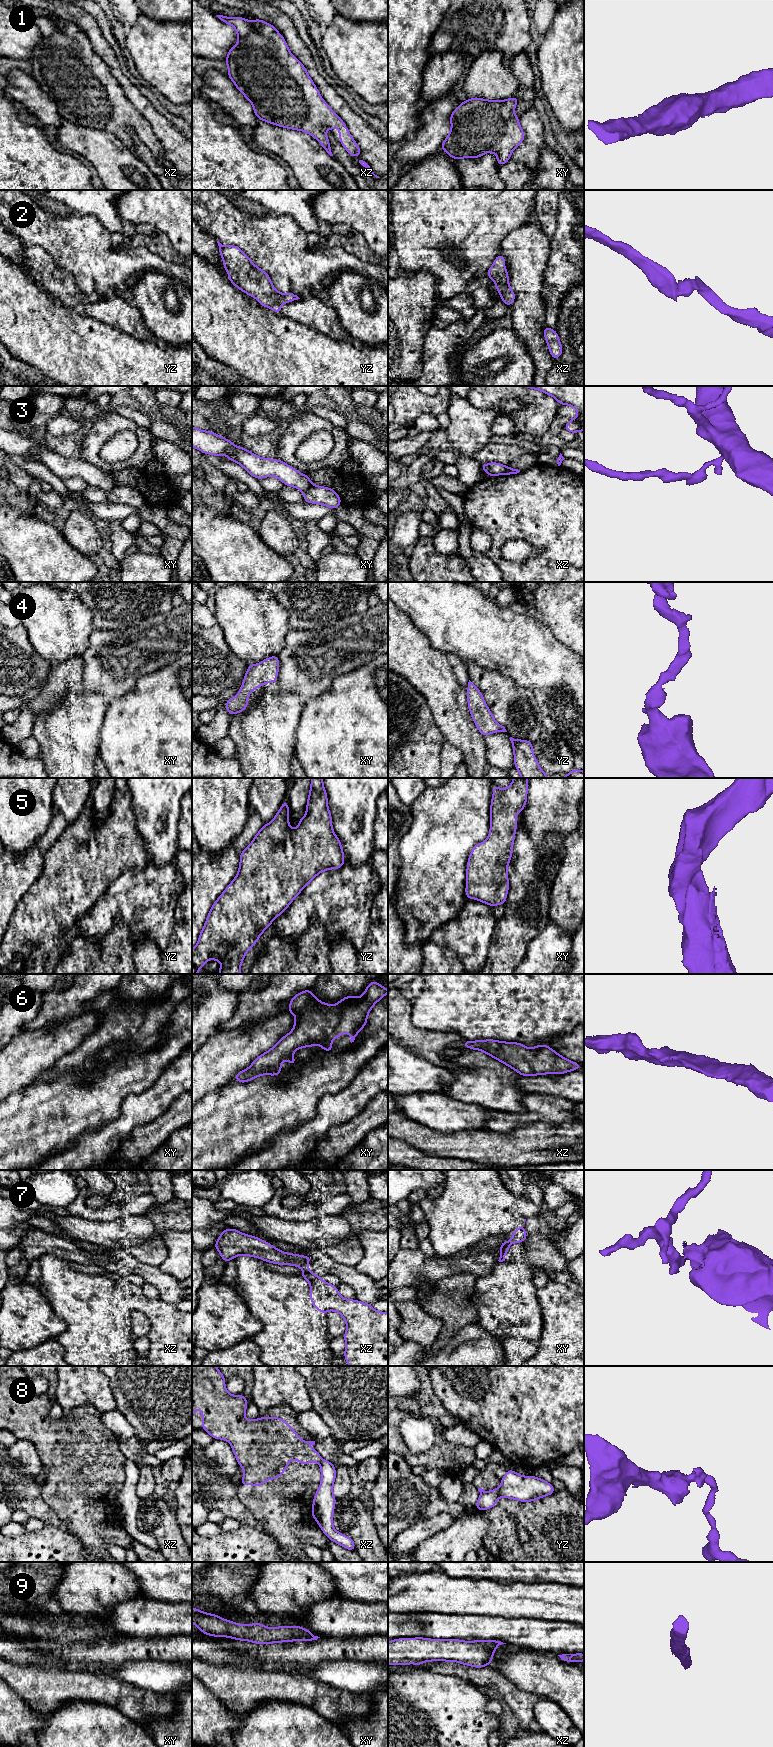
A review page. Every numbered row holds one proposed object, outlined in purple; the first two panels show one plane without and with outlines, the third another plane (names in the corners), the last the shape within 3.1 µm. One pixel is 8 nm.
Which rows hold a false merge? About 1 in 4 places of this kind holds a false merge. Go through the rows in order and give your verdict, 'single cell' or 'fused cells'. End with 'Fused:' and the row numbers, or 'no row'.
1: single cell
2: single cell
3: fused cells
4: single cell
5: single cell
6: single cell
7: fused cells
8: fused cells
9: single cell
Fused: 3, 7, 8

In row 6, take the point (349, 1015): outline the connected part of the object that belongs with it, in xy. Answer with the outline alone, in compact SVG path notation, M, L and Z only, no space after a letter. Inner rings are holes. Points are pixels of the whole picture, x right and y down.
M377 981L368 984L361 997L345 996L334 1005L321 1002L311 992L310 988L296 994L290 1001L288 1012L295 1018L295 1024L291 1032L283 1036L278 1043L267 1052L258 1056L249 1068L237 1073L233 1080L246 1083L261 1075L280 1074L283 1060L295 1065L297 1060L292 1054L303 1047L320 1045L324 1051L332 1052L332 1039L340 1037L344 1032L351 1035L350 1042L354 1042L356 1035L367 1024L367 1016L372 1007L388 993L388 989L381 986Z

